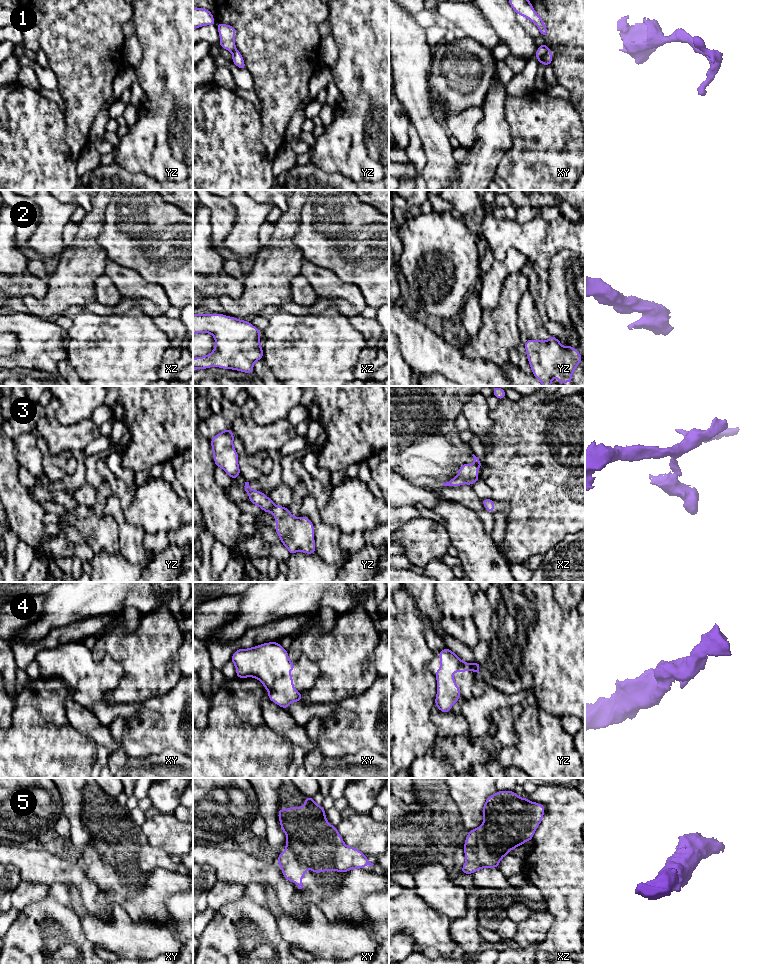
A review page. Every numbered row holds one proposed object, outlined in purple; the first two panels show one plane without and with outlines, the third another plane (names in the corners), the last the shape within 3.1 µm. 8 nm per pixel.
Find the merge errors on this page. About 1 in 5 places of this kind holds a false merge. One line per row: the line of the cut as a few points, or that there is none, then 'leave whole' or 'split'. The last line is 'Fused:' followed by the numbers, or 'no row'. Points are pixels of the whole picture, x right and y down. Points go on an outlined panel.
1: no cut; leave whole
2: no cut; leave whole
3: cut in yz along (274, 504), (270, 510); split
4: no cut; leave whole
5: no cut; leave whole
Fused: 3

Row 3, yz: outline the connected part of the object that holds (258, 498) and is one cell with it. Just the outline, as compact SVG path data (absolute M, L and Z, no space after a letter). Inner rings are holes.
M245 482L245 491L247 492L250 502L255 504L256 506L260 507L263 511L268 512L271 511L274 507L273 501L266 496L263 491L256 491L253 490L249 486L249 482Z

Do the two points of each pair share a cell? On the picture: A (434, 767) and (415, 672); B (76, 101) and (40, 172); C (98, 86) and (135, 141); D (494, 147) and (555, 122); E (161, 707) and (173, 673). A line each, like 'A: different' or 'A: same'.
A: different
B: different
C: different
D: different
E: different

